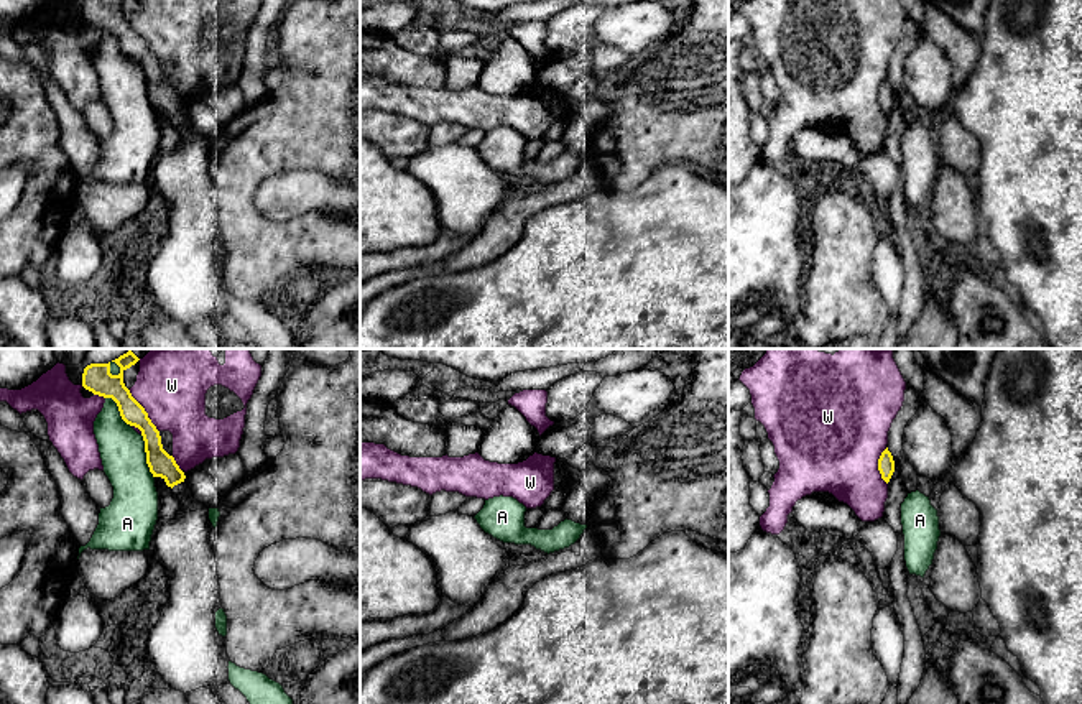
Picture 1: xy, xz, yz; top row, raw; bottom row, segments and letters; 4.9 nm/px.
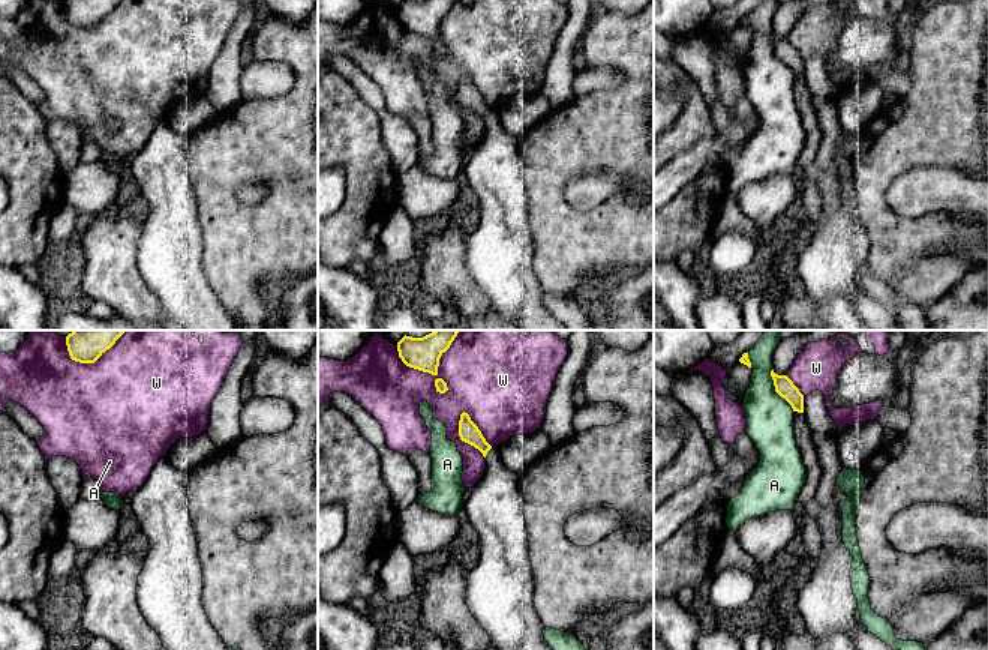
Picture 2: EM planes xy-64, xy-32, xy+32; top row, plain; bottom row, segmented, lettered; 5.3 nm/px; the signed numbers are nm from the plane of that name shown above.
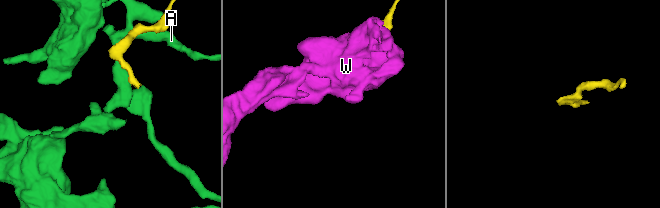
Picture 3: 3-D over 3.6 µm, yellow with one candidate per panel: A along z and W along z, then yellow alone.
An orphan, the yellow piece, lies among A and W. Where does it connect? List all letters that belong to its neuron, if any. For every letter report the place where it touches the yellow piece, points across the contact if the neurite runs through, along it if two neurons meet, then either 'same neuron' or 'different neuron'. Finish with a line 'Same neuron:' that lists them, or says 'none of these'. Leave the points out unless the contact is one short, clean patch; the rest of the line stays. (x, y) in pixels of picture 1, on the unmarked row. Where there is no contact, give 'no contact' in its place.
A: meets yellow in xy at (147, 88); different neuron
W: meets yellow in xy at (145, 43); different neuron
Same neuron: none of these

